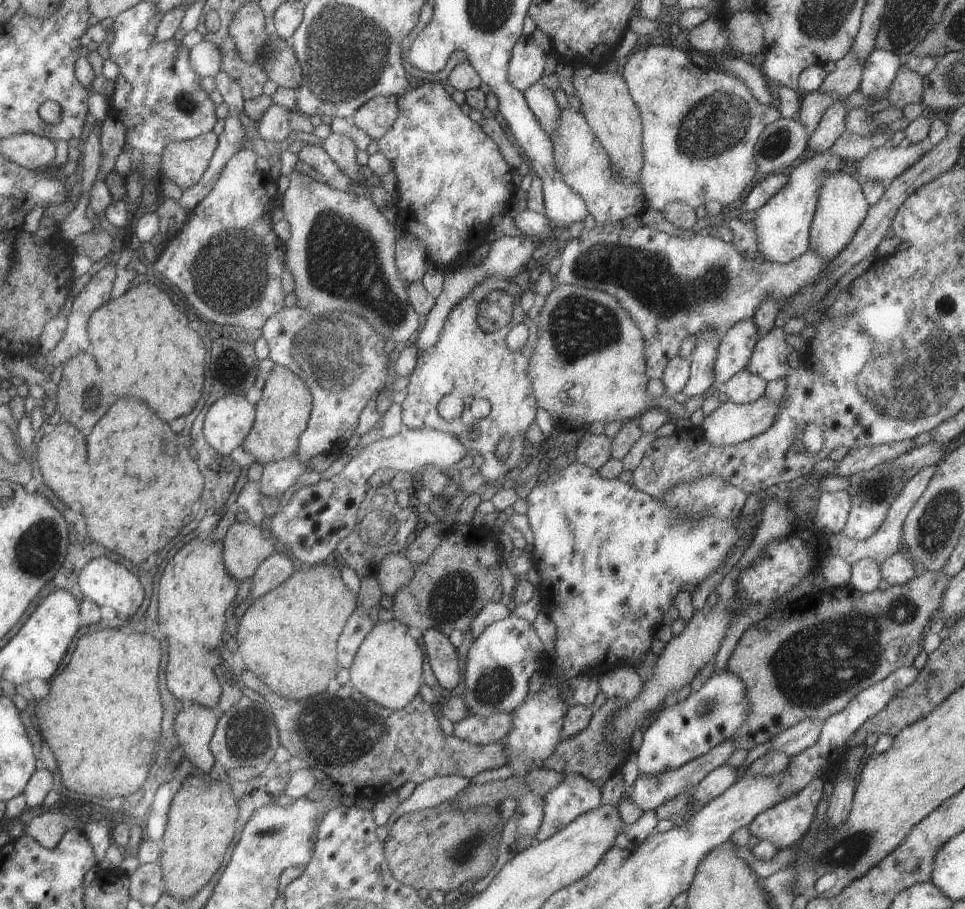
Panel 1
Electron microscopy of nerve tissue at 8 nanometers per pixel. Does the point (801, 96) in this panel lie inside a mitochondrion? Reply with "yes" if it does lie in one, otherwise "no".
no

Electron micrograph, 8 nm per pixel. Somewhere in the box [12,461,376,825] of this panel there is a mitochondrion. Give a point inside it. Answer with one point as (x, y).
(33, 552)

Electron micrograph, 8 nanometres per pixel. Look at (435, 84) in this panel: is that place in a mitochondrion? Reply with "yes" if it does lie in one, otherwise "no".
no

